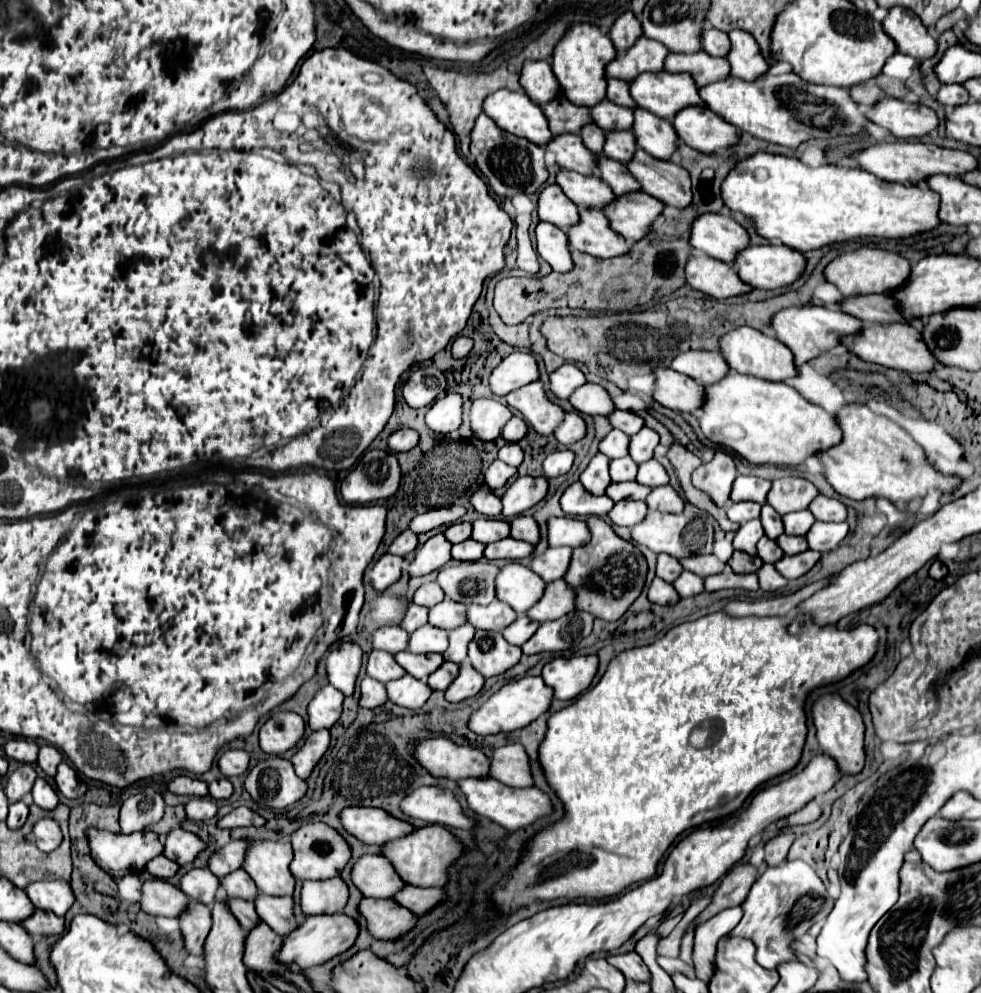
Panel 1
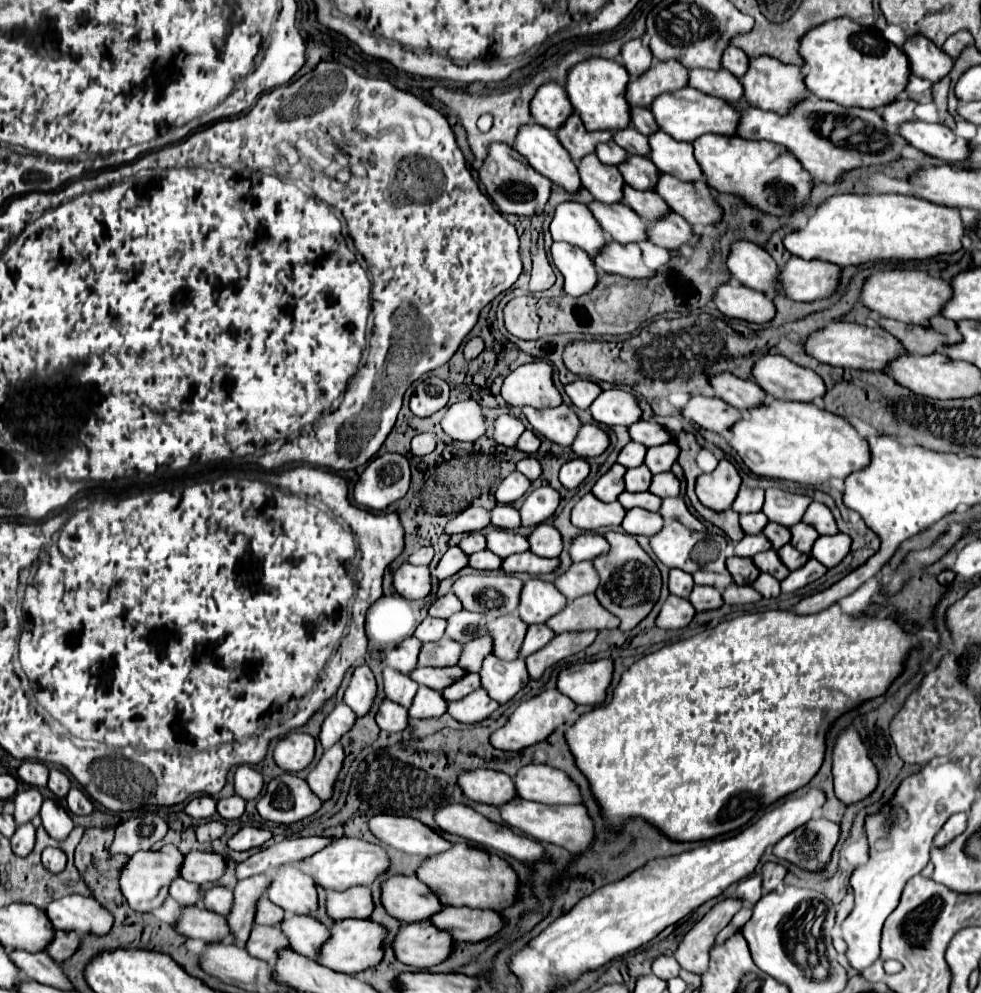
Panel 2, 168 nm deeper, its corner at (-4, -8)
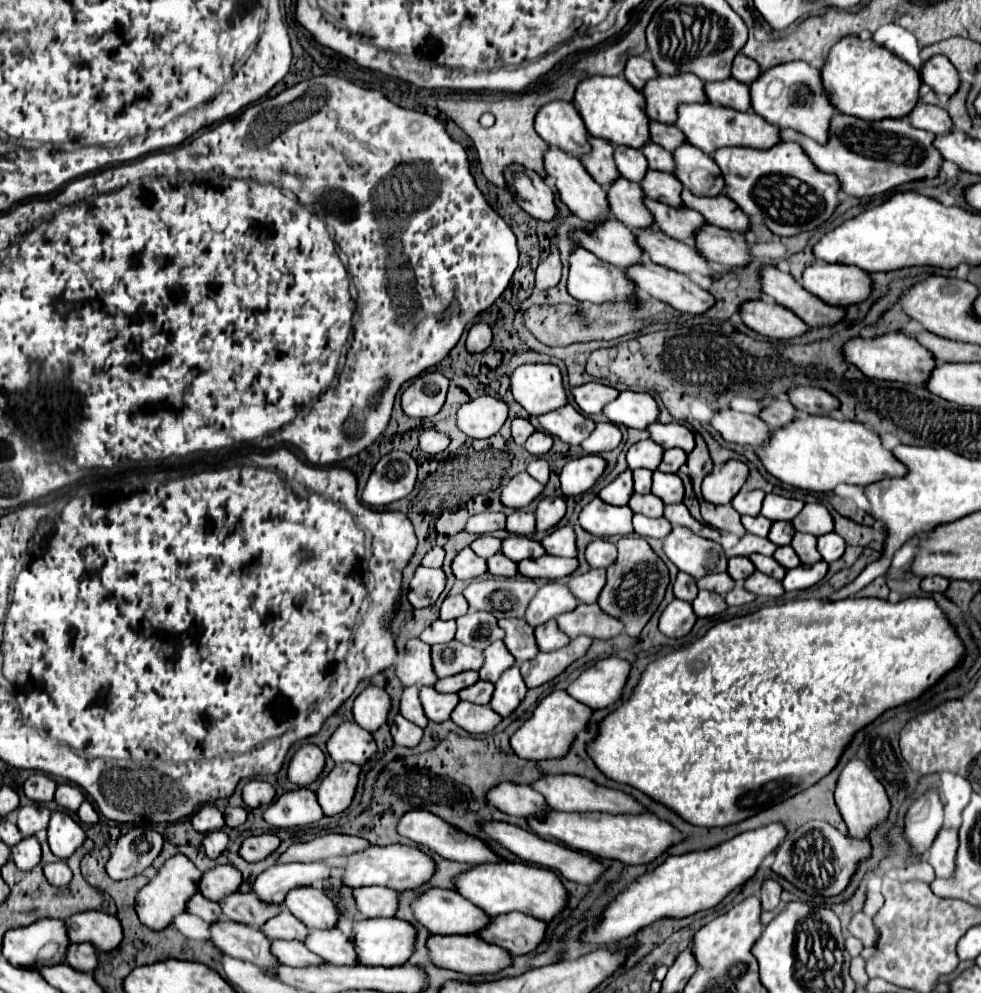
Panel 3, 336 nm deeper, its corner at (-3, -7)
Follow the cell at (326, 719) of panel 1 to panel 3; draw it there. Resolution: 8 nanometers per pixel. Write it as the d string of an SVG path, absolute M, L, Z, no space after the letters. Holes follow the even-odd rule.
M345 721L329 739L327 751L335 763L355 763L361 767L377 753L377 745L371 733Z

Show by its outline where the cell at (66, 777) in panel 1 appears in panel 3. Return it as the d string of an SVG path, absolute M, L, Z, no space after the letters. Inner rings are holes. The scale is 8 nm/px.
M85 801L85 803L79 807L77 815L79 815L79 819L81 819L83 823L89 823L89 825L93 825L93 823L99 821L99 815L97 815L97 811L93 809L93 805L91 805L89 801Z

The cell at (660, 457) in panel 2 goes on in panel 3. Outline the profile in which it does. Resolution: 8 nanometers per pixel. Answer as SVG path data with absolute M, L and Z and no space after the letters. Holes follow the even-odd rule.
M667 449L663 453L663 461L659 465L659 471L663 473L677 473L679 467L687 461L687 453L681 449Z

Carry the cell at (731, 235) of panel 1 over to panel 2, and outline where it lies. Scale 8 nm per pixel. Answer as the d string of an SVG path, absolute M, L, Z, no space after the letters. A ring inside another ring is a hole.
M734 240L726 256L726 266L732 278L742 282L744 286L764 294L774 294L774 274L778 274L778 266L762 246L750 240Z

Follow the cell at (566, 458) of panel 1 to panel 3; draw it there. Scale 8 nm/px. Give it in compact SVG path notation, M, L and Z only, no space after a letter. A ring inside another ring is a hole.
M585 455L569 461L561 471L561 491L565 497L581 495L589 491L603 475L607 461L599 455Z

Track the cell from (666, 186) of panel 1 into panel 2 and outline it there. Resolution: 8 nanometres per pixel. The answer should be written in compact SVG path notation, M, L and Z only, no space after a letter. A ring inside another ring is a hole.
M660 172L656 188L672 212L686 218L690 224L714 224L720 218L718 202L714 200L714 190L706 182L682 182L670 174Z

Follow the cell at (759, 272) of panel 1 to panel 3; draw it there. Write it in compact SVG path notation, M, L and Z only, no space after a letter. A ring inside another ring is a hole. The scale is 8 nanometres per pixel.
M813 263L803 271L801 285L829 305L857 305L869 299L873 281L869 273L851 265Z

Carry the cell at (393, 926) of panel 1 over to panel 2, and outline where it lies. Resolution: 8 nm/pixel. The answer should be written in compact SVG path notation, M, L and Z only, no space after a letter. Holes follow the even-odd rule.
M428 920L420 922L402 922L398 934L392 942L394 954L400 962L428 968L448 958L452 952L452 936L436 930L436 926Z

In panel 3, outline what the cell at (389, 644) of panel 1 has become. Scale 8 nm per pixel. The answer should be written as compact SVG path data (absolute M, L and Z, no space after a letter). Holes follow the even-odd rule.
M409 639L405 649L407 651L399 655L395 663L395 673L401 679L401 683L405 687L411 687L411 685L433 687L439 677L433 673L431 647L425 645L421 639Z

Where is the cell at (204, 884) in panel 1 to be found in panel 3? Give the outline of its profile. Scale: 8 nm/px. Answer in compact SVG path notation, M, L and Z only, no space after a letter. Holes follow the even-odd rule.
M233 893L219 905L223 909L223 919L251 927L261 927L269 917L275 917L283 909L281 905L261 905L253 893Z

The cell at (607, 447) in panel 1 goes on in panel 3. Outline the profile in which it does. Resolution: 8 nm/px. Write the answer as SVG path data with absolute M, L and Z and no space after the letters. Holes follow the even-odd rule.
M645 439L645 441L639 441L635 443L629 453L627 453L627 463L629 463L629 469L649 469L649 471L655 471L657 465L661 463L661 453L663 453L663 447L657 445L655 441L651 439Z

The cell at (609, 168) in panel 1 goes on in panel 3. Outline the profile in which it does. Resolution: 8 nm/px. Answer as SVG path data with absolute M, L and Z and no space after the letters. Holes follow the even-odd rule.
M647 199L645 205L649 207L649 211L653 213L655 217L655 225L667 233L669 237L673 239L679 239L679 241L687 241L687 239L693 239L693 233L697 229L701 229L701 225L705 225L705 217L701 217L701 213L693 211L693 209L673 209L669 205L663 205L659 201L651 201Z

